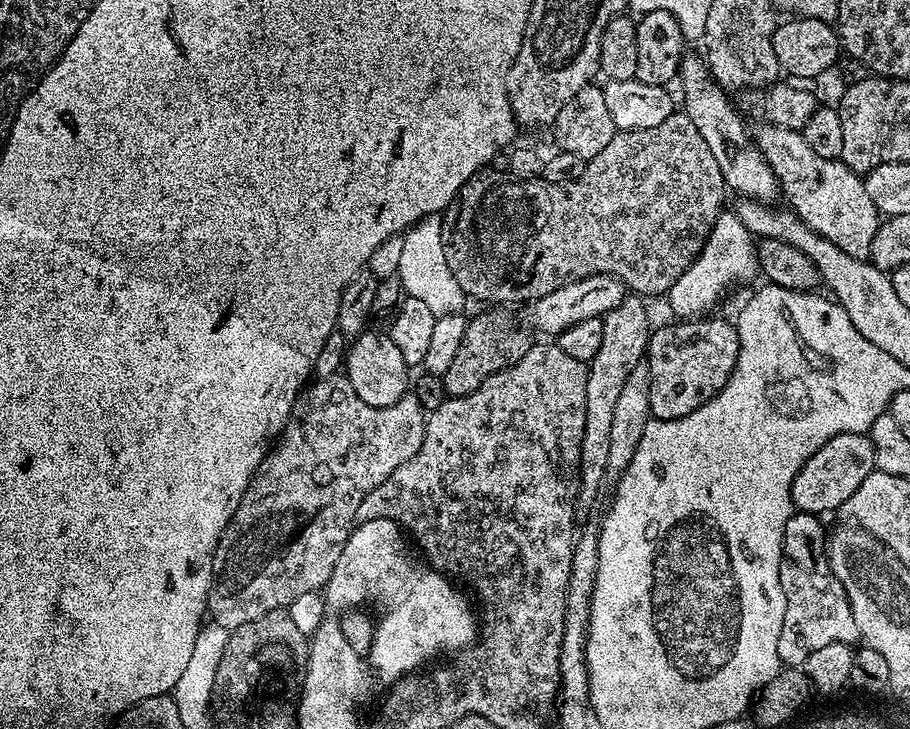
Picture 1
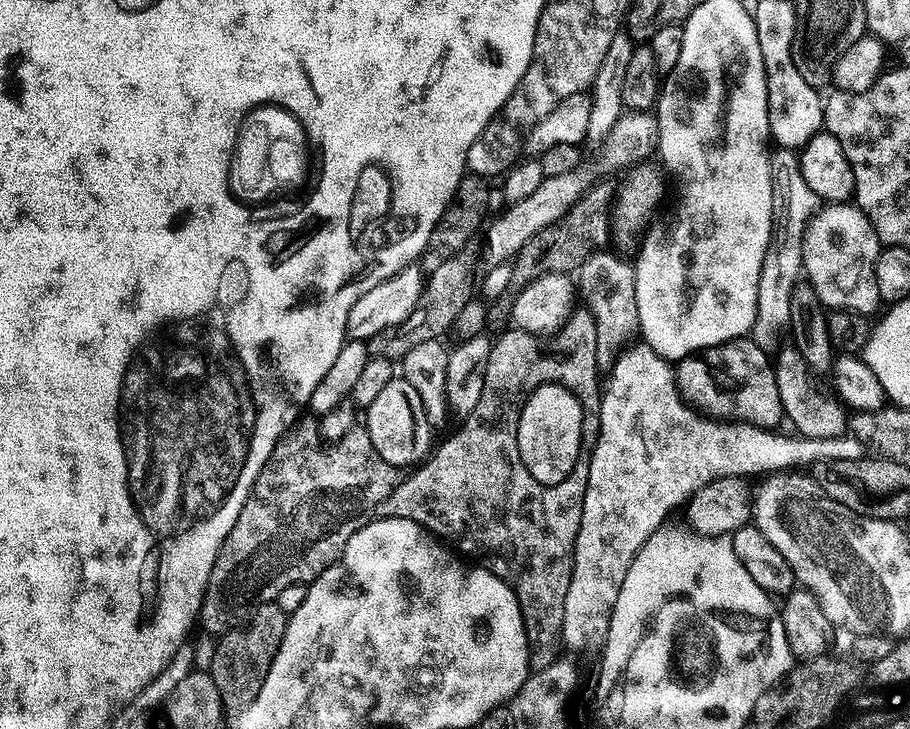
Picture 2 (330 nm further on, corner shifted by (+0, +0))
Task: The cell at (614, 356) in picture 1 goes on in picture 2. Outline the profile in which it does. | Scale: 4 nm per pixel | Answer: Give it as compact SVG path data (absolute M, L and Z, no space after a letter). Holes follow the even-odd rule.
M601 250L590 254L586 262L578 270L578 290L584 294L583 303L588 313L596 323L596 341L598 350L596 357L602 366L611 365L617 352L629 339L628 335L637 329L640 323L638 318L638 302L636 301L636 270L620 256L615 256L609 250Z

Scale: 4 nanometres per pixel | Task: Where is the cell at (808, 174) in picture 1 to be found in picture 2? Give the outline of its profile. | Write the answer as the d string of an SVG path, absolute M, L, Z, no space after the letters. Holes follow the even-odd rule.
M828 202L806 226L802 242L802 272L807 283L818 294L825 309L833 312L853 312L866 317L882 304L874 266L882 245L874 226L852 202Z

